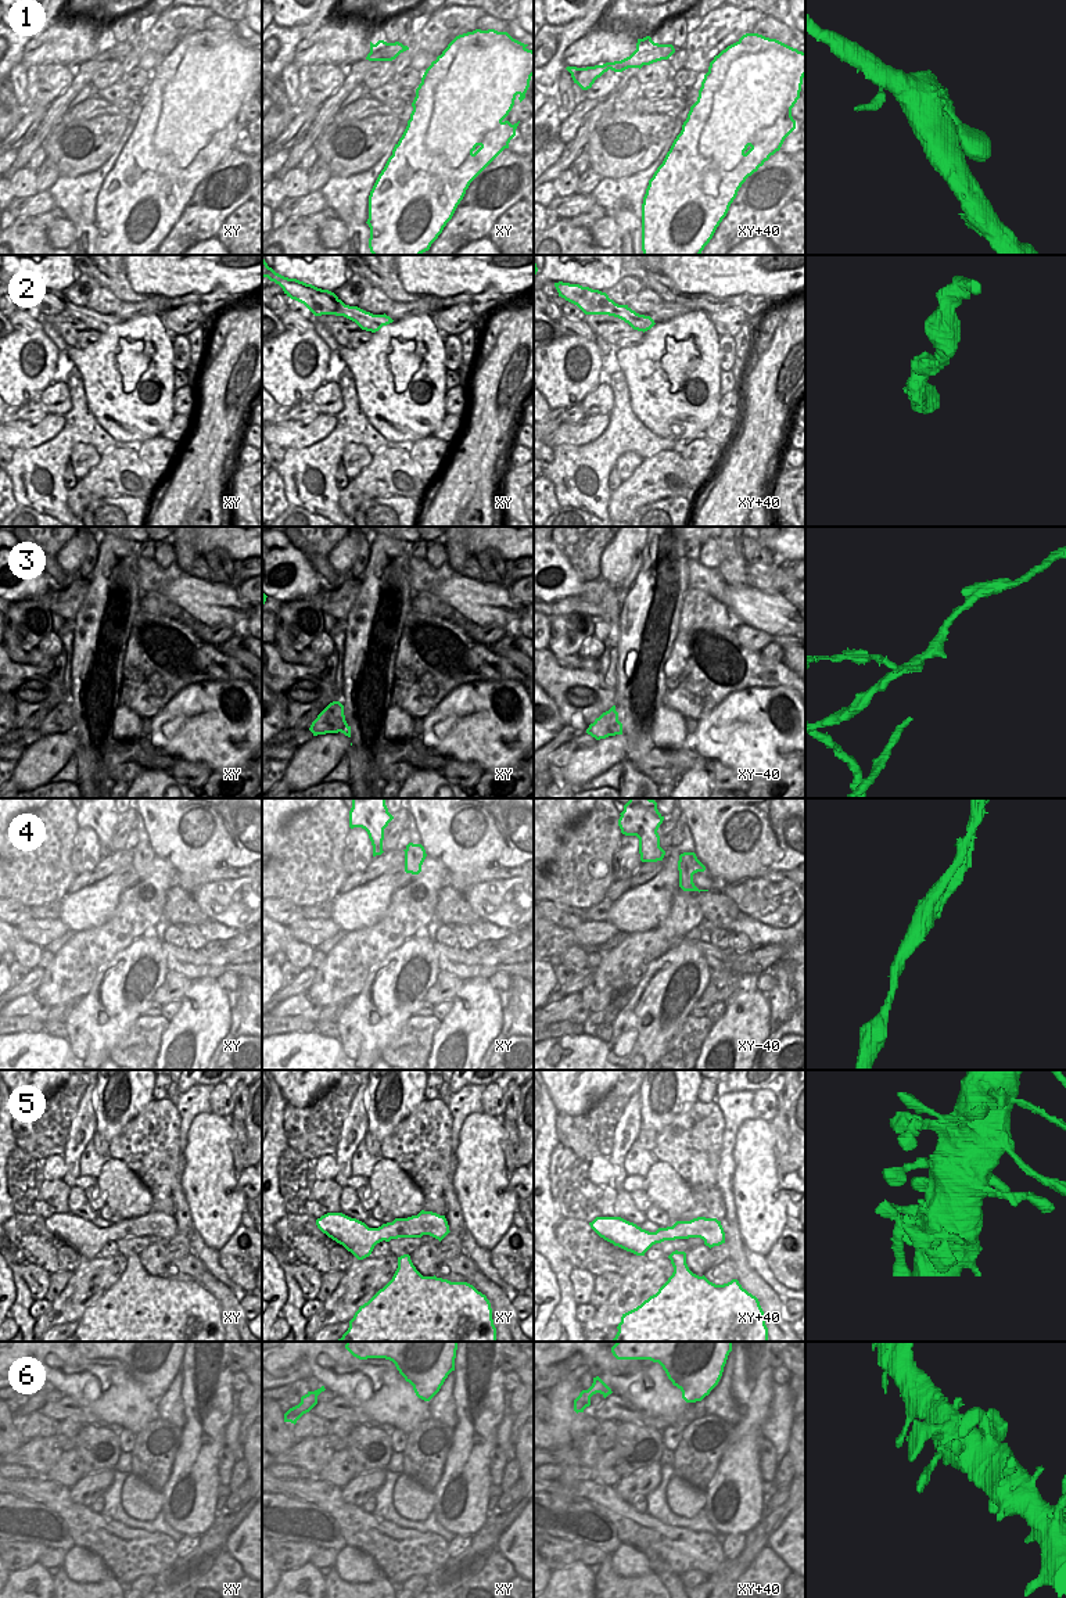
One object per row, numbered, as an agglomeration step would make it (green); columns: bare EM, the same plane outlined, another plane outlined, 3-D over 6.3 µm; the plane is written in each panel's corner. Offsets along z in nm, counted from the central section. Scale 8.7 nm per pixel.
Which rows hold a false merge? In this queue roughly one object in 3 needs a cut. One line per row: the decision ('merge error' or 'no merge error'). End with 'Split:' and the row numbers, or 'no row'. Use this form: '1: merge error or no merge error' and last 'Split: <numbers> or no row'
1: no merge error
2: no merge error
3: merge error
4: merge error
5: no merge error
6: no merge error
Split: 3, 4

